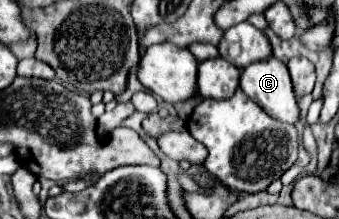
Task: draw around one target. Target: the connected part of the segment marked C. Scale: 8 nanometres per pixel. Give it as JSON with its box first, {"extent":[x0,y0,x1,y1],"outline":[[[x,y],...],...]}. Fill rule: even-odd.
{"extent":[240,55,298,125],"outline":[[[274,55],[244,67],[240,73],[240,89],[272,119],[292,125],[298,121],[298,103],[288,67]]]}

